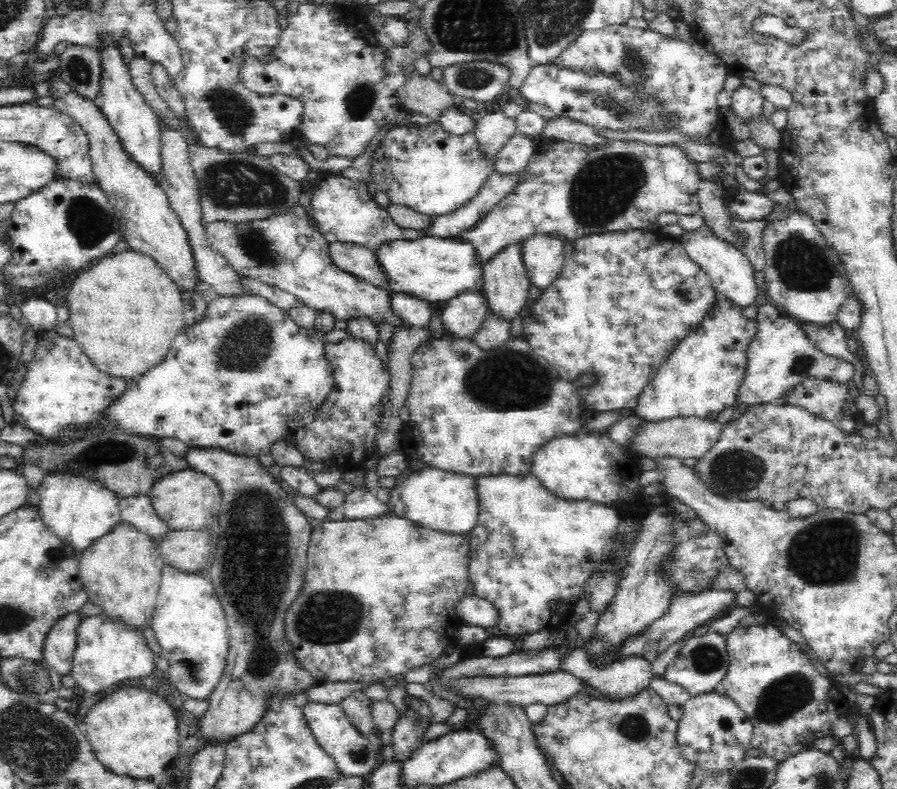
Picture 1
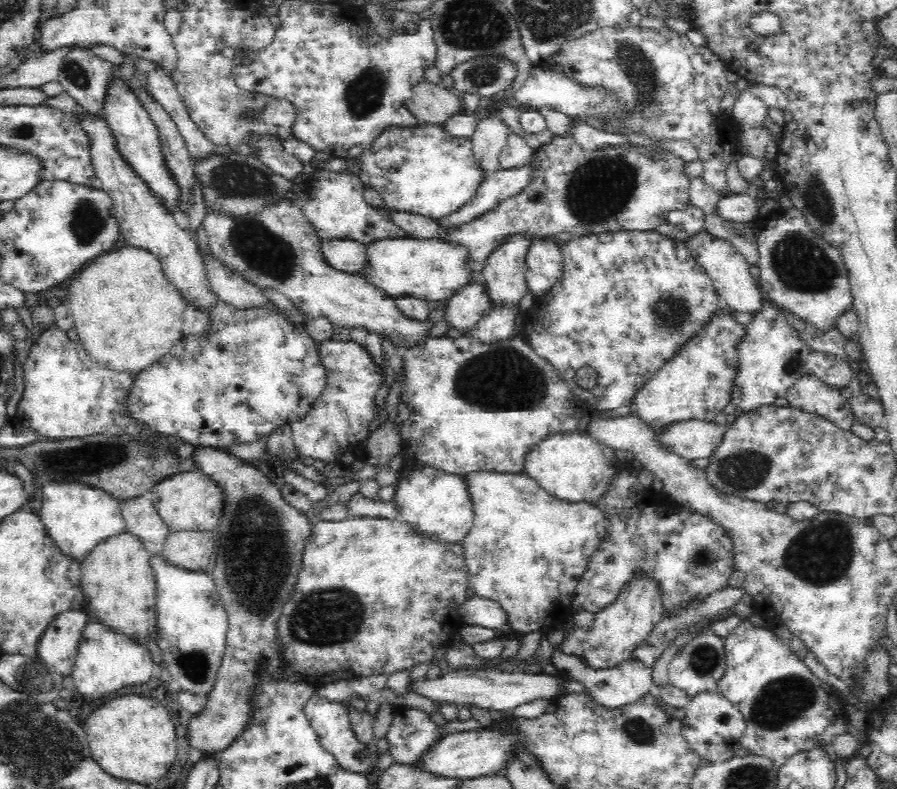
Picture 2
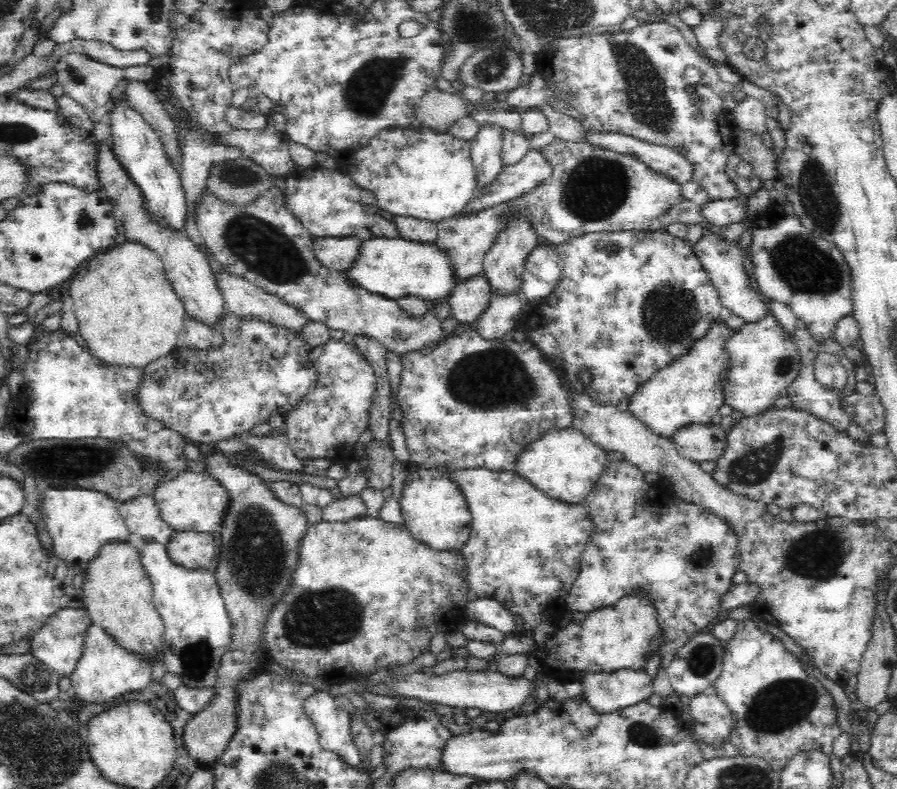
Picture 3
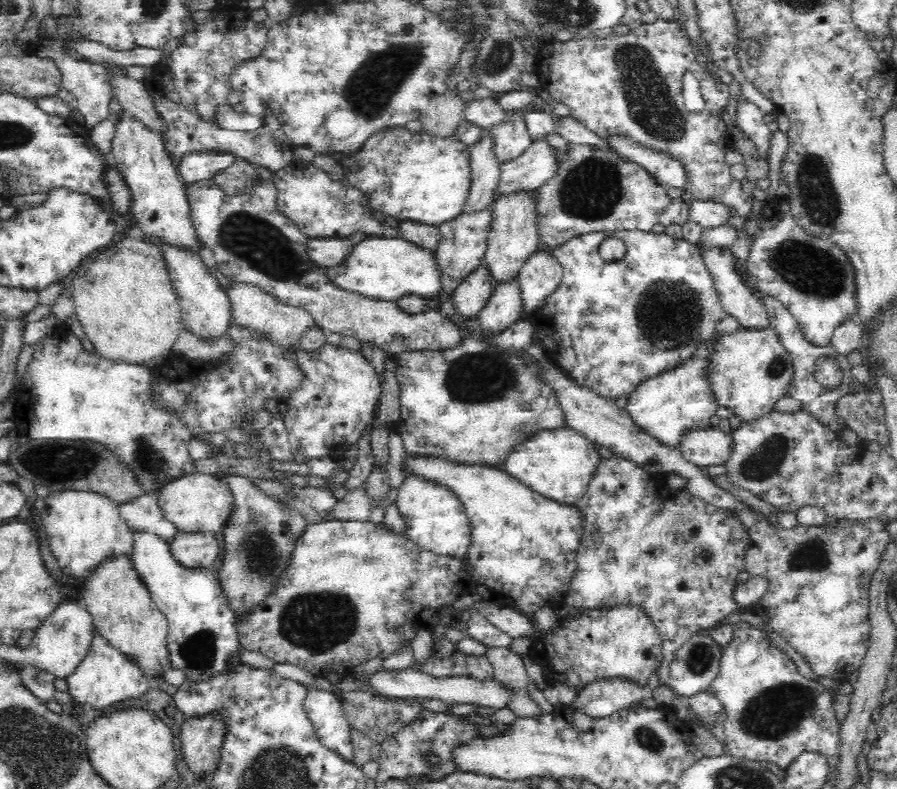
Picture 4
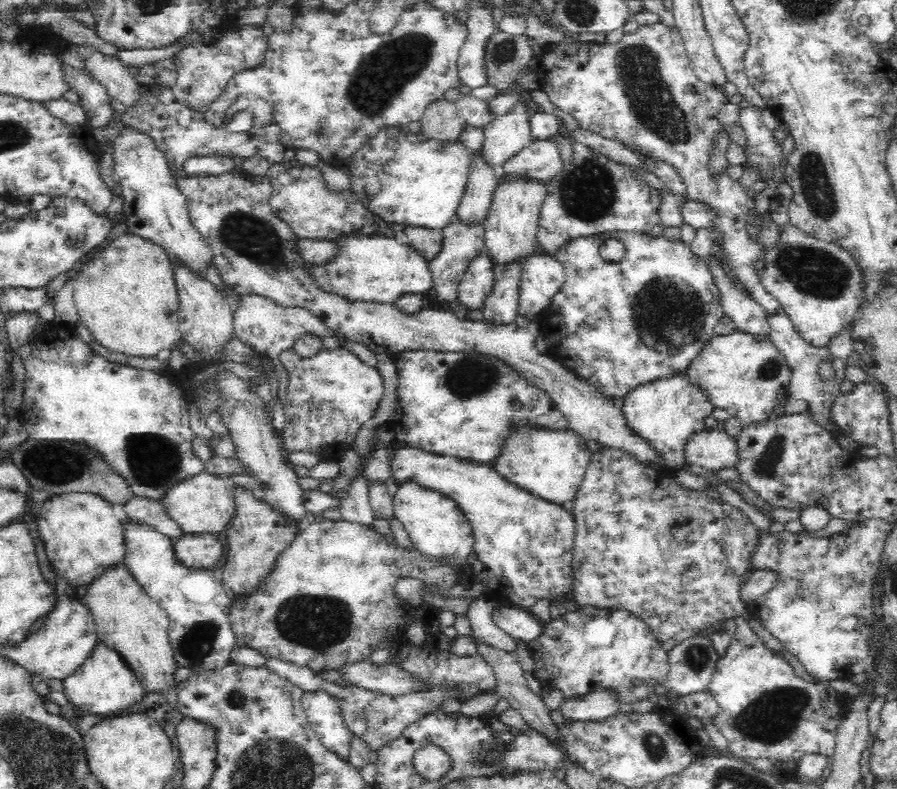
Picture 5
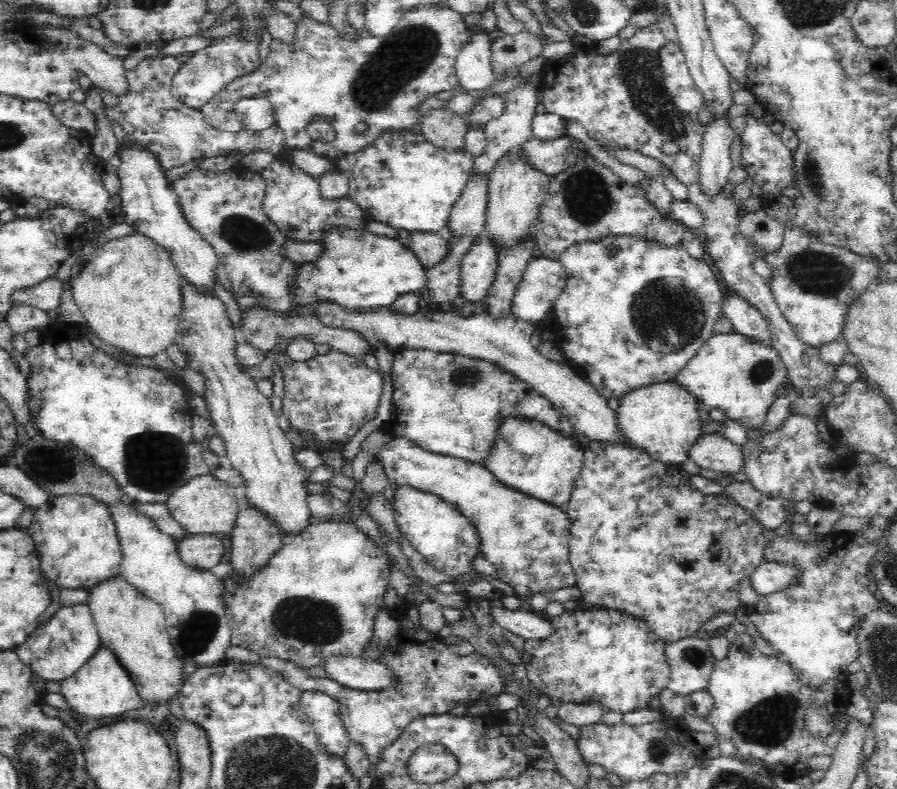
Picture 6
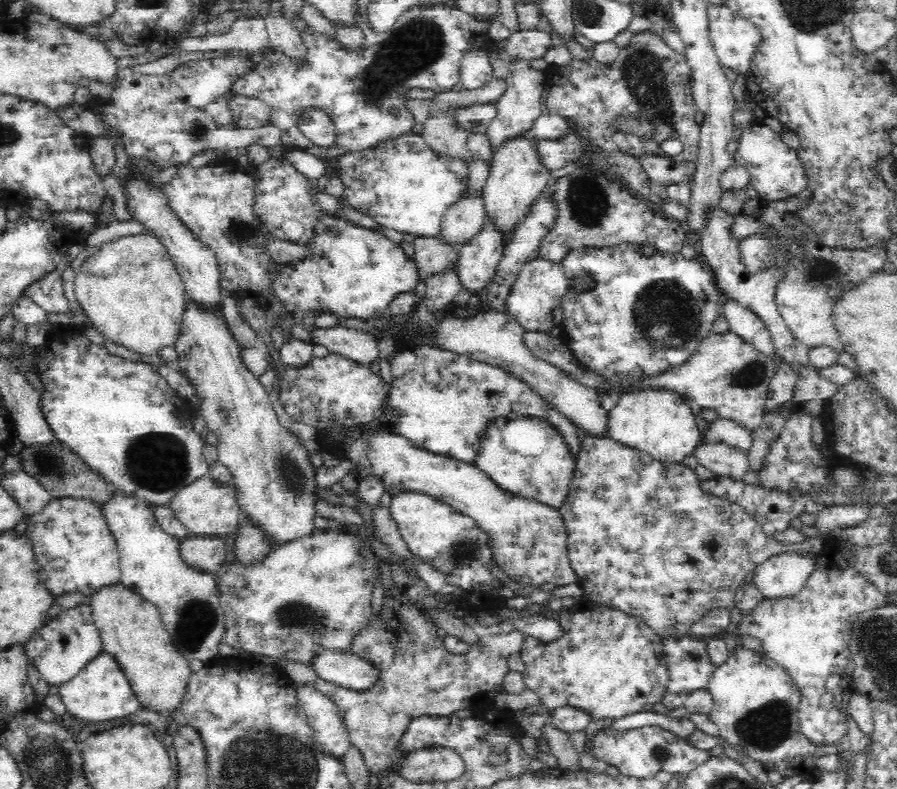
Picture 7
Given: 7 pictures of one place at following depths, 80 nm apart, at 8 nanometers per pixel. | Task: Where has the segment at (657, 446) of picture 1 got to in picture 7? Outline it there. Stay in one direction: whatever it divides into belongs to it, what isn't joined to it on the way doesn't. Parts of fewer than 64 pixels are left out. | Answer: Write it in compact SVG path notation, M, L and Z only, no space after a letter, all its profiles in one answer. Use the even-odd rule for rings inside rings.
M699 444L693 454L715 476L726 476L738 482L749 471L747 453L726 444Z

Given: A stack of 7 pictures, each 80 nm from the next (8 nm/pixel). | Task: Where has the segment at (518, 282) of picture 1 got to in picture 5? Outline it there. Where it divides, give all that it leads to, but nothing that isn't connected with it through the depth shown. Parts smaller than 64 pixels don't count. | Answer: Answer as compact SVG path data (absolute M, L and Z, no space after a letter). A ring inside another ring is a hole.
M503 173L497 178L492 202L483 222L485 246L495 265L504 266L516 258L528 258L534 253L539 212L547 193L547 181L520 173Z

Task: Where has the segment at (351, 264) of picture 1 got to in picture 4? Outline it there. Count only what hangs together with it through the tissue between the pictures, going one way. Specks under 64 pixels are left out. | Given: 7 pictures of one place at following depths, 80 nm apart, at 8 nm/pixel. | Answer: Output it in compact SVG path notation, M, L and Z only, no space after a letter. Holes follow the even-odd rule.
M358 231L346 239L316 238L306 239L306 256L308 261L320 270L340 266L344 257L350 254L352 246L366 239L364 231Z

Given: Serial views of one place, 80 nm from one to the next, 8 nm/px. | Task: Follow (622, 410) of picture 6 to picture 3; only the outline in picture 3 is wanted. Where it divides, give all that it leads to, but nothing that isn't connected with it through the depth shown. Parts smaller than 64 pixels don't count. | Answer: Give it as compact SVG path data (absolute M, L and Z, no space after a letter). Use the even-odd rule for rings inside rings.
M722 320L716 321L708 334L695 342L686 356L660 370L659 374L644 382L629 398L629 411L632 416L657 437L672 441L684 426L711 425L712 417L719 413L720 406L724 404L720 381L720 372L724 370L725 362L723 346L725 340L734 333L730 332L726 325Z

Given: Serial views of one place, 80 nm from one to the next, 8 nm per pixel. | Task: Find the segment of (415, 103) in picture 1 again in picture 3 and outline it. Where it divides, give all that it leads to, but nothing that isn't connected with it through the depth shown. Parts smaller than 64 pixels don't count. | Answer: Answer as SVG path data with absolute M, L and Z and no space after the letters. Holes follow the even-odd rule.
M430 90L424 94L414 113L422 126L446 134L452 124L469 116L469 105L457 94Z

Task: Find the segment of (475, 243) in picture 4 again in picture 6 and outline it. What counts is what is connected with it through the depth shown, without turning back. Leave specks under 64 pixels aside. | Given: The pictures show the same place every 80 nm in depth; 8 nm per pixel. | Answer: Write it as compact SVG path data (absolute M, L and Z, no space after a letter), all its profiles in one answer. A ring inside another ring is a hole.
M449 238L451 254L440 262L440 265L426 273L425 287L428 288L428 298L435 309L438 309L443 303L450 304L454 298L461 295L460 264L462 264L462 256L468 252L468 248L476 240L478 238Z

